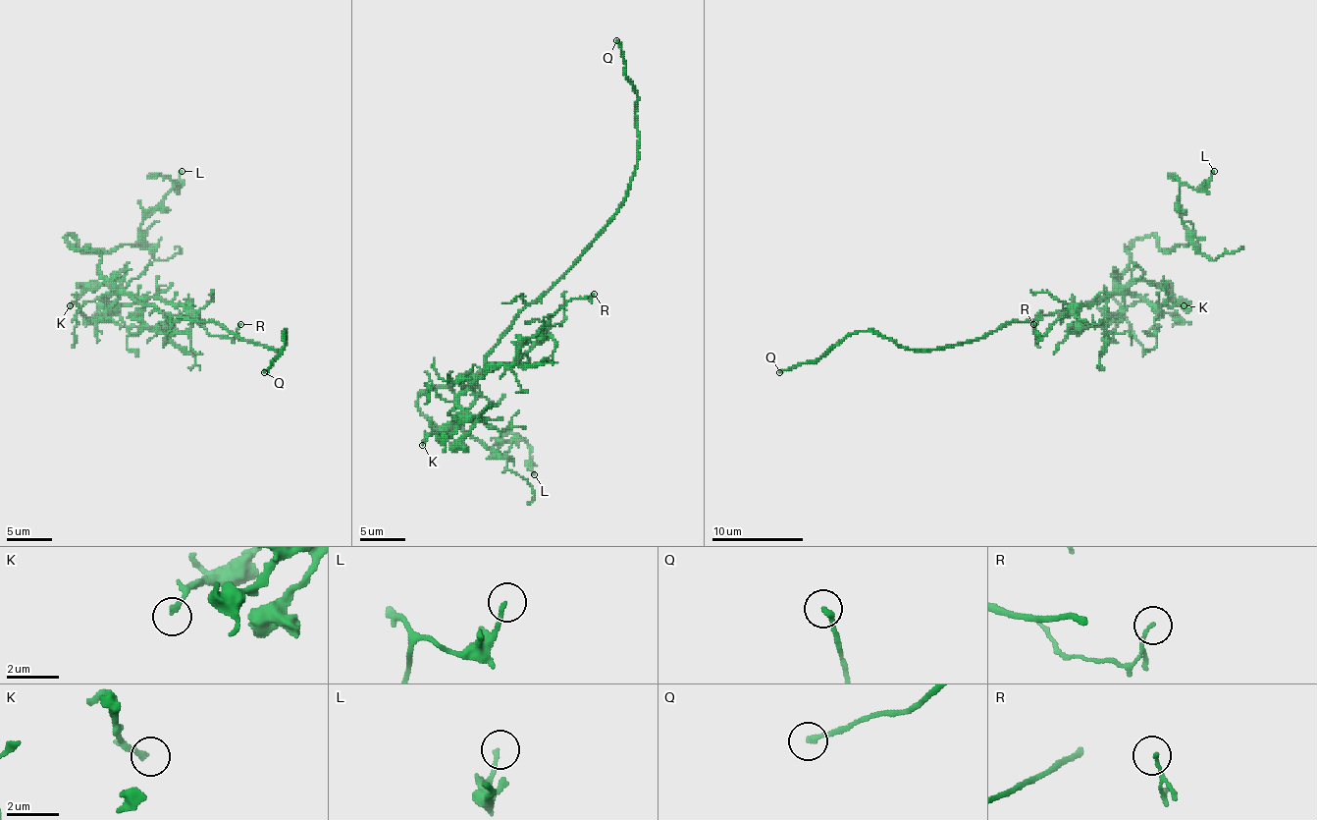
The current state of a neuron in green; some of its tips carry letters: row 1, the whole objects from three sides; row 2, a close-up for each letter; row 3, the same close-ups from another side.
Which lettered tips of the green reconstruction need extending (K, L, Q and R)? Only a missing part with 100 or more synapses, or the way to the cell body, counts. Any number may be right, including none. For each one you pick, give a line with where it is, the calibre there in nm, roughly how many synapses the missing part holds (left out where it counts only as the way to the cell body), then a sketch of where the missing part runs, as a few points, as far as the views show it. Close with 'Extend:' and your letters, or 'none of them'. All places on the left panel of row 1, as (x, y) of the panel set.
Q: place (264, 372); calibre 200 nm; course (264, 372), (252, 384), (254, 391), (261, 391)
Extend: Q

